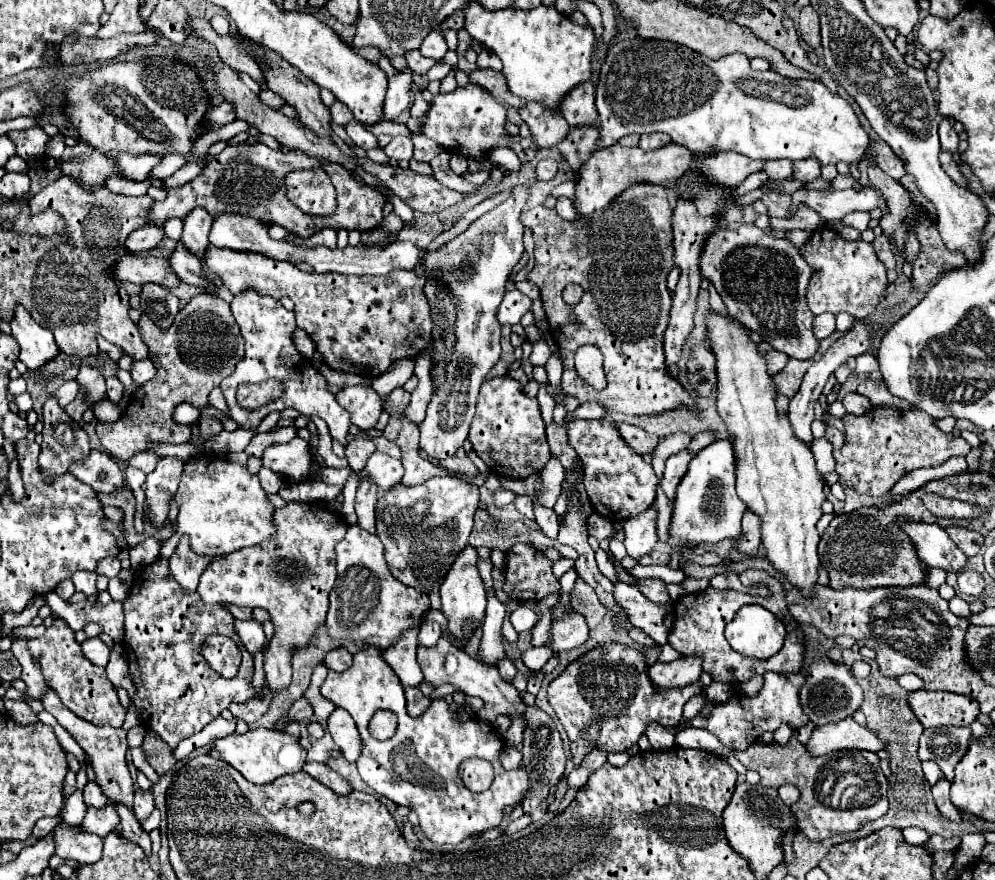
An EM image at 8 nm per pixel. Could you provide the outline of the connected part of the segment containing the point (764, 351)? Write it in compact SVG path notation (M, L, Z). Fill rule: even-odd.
M762 342L760 346L760 354L766 358L766 362L768 362L768 372L774 376L774 374L778 374L784 366L786 366L786 362L788 362L788 356L786 354L780 354L780 352L776 352L772 346L768 346L766 342Z

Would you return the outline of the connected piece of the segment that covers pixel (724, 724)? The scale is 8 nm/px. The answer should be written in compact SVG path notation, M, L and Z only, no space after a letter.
M764 674L764 686L756 696L746 696L744 692L734 692L728 702L714 704L710 716L698 714L688 726L704 728L720 738L722 744L734 750L746 750L752 742L756 742L764 732L774 732L780 724L788 724L792 728L800 728L808 724L808 716L802 712L798 692L804 684L804 674Z

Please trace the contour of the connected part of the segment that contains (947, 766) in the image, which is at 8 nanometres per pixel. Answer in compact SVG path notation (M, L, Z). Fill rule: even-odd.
M952 726L928 728L920 736L918 756L920 760L936 762L944 772L944 776L948 772L954 774L954 766L966 754L972 738L974 736L970 728L952 728Z

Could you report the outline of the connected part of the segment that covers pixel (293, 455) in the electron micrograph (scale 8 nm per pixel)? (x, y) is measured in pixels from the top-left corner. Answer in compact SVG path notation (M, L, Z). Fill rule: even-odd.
M296 436L286 444L272 444L264 450L262 464L282 474L286 480L292 480L292 482L306 480L310 478L310 466L312 466L308 442Z

